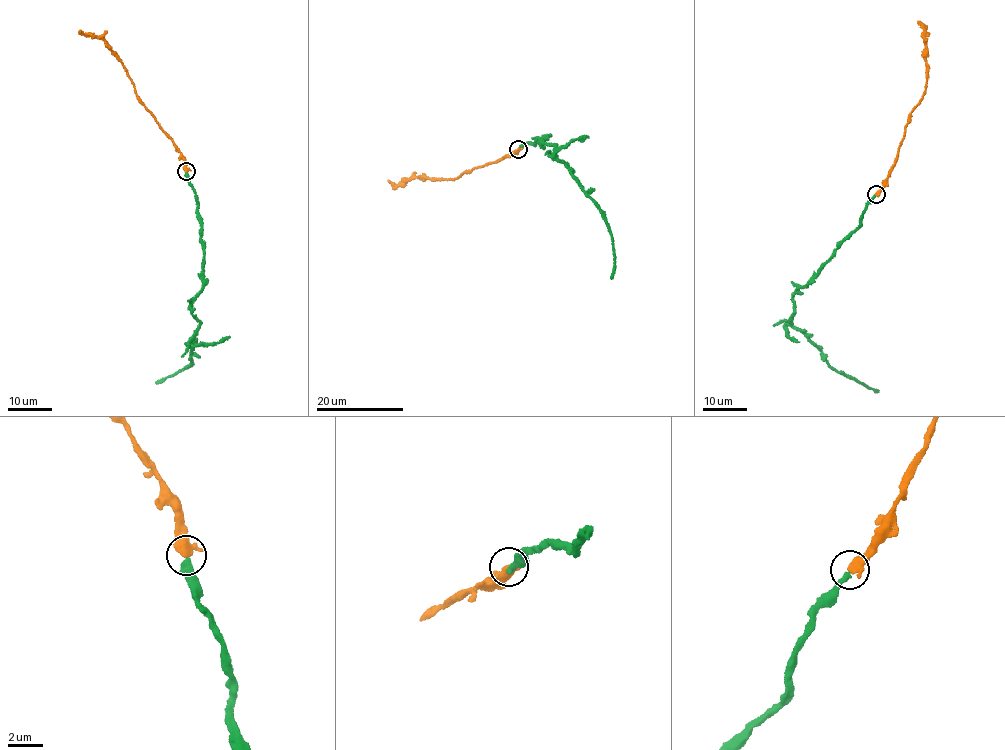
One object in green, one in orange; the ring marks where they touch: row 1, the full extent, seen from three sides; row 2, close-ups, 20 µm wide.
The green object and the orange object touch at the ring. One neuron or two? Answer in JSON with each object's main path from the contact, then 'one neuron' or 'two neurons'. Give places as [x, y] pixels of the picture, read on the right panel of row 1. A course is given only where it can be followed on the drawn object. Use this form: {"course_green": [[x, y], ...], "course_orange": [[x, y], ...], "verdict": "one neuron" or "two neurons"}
{"course_green": [[875, 194], [861, 224], [840, 244], [820, 274], [795, 293], [791, 321], [838, 371], [879, 390]], "course_orange": [[875, 194], [894, 164], [908, 119], [924, 91], [928, 69], [926, 42], [922, 24], [917, 21]], "verdict": "one neuron"}

